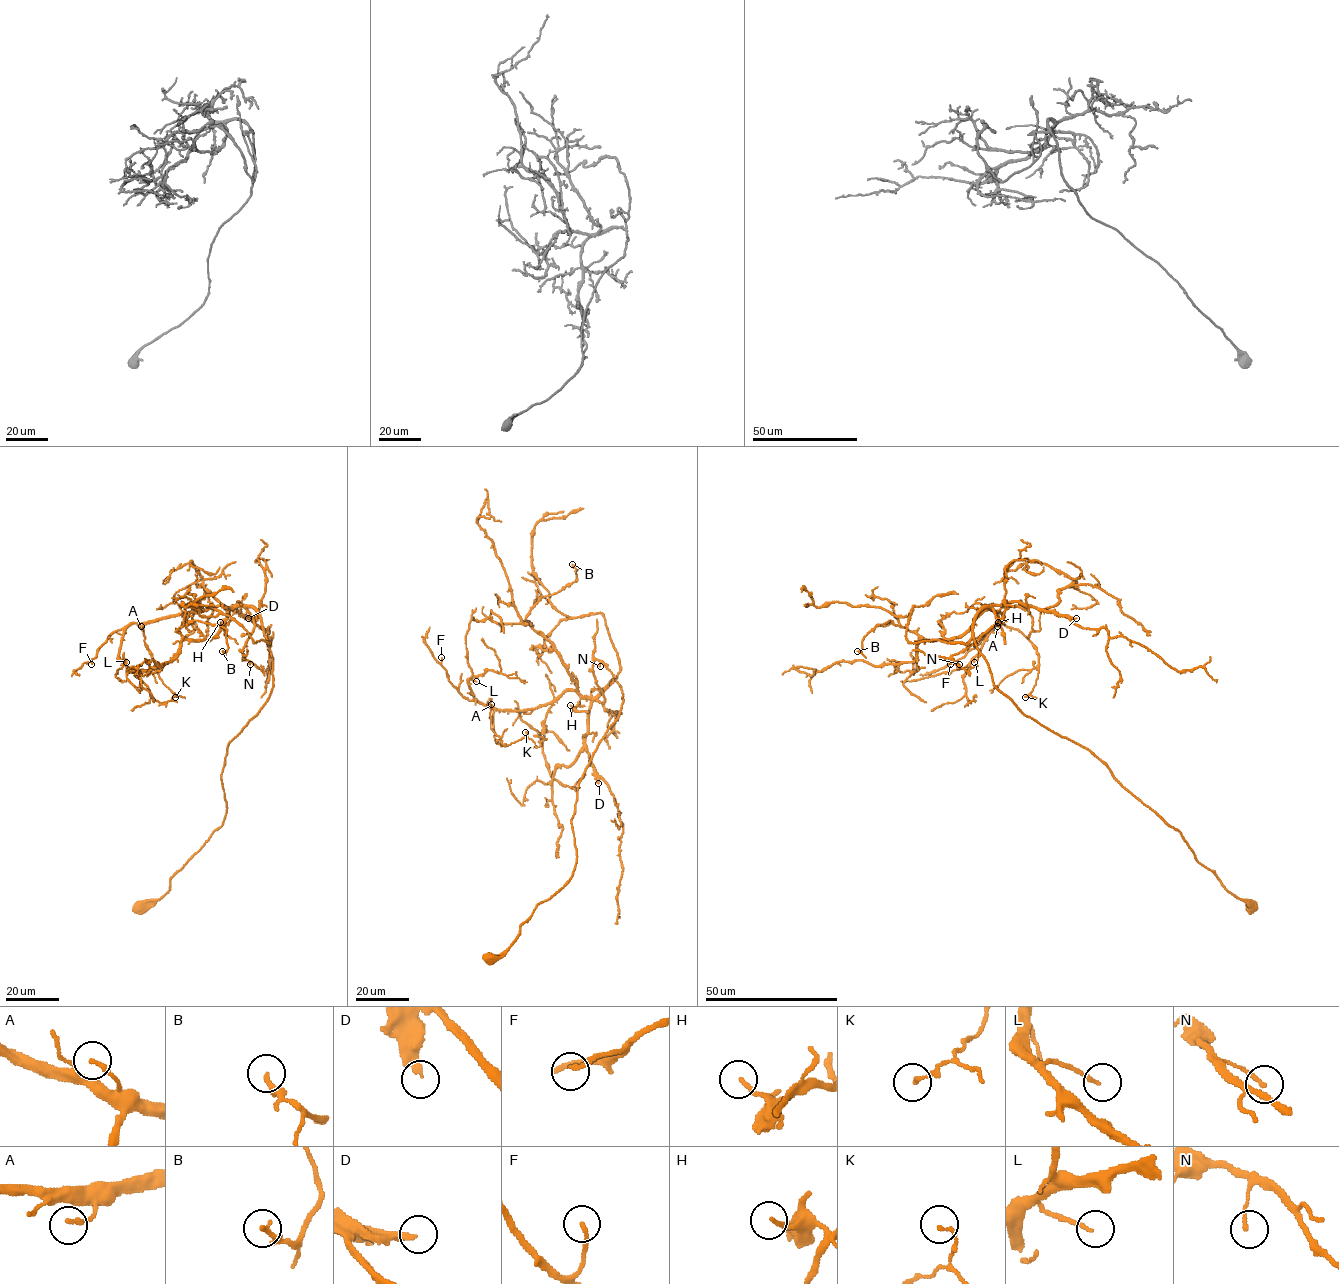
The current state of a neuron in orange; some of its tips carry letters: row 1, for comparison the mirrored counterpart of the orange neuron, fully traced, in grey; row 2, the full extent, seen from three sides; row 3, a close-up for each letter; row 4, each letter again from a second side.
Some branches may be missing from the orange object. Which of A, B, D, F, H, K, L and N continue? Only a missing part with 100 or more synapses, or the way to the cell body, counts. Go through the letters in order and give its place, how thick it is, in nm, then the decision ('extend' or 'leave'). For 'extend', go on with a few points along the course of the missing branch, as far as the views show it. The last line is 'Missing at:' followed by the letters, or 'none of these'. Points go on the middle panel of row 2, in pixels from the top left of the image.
A: (491, 704) | 170 nm | leave
B: (572, 564) | 220 nm | leave
D: (598, 783) | 260 nm | extend | (598, 783), (601, 814), (594, 833), (592, 869), (602, 893), (622, 917), (614, 954), (624, 949), (622, 944)
F: (441, 657) | 170 nm | leave
H: (570, 705) | 170 nm | leave
K: (525, 732) | 130 nm | leave
L: (476, 681) | 120 nm | leave
N: (600, 666) | 140 nm | leave
Missing at: D

